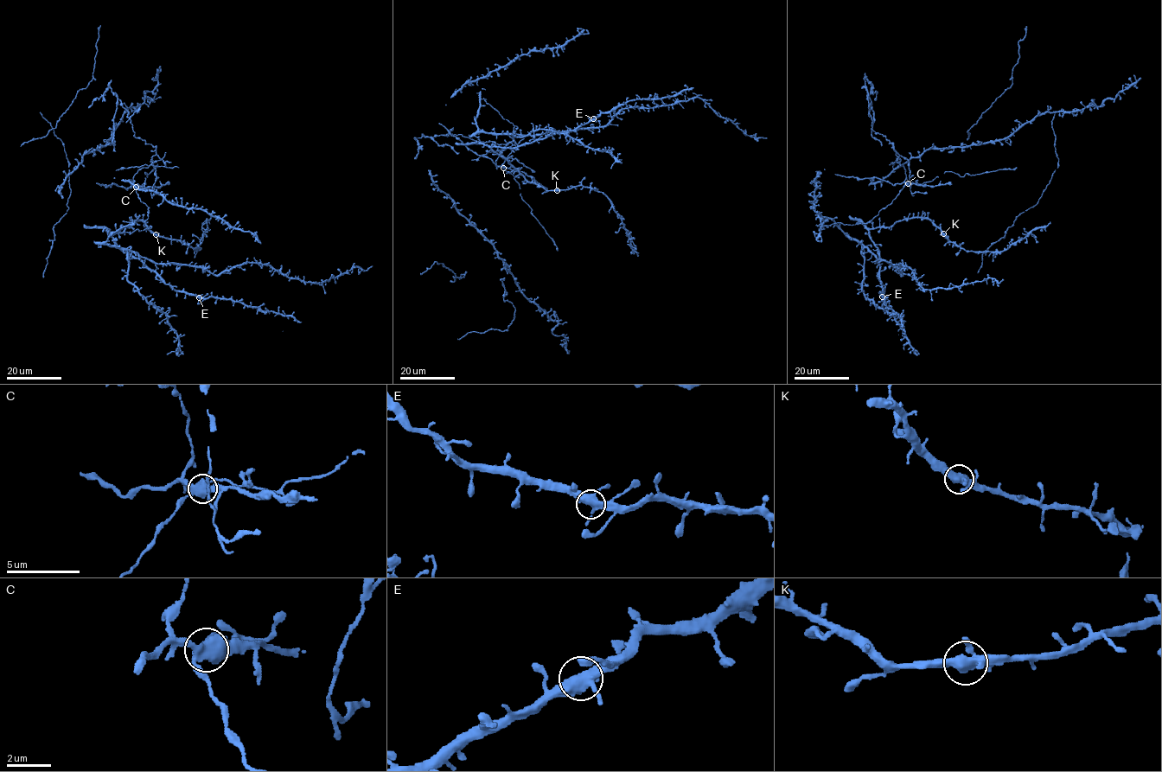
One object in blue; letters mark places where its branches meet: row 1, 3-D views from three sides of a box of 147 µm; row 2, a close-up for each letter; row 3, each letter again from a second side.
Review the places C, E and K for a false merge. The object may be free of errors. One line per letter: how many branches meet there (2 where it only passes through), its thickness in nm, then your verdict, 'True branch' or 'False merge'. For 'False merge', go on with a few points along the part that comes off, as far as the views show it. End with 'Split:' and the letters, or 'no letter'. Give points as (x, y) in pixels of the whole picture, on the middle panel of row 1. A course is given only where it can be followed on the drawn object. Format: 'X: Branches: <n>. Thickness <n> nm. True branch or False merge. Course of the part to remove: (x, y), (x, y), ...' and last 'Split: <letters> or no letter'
C: Branches: 4. Thickness 480 nm. False merge. Course of the part to remove: (503, 168), (494, 162), (506, 144), (462, 134), (430, 137), (459, 152)
E: Branches: 4. Thickness 420 nm. True branch
K: Branches: 4. Thickness 420 nm. True branch
Split: C

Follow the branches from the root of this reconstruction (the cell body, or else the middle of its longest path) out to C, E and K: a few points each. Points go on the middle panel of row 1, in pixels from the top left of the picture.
C: (515, 143), (506, 134), (479, 130), (475, 120), (481, 98), (513, 126), (515, 147), (503, 168)
E: (515, 143), (519, 146), (555, 133), (575, 130), (593, 118)
K: (515, 143), (515, 148), (491, 147), (506, 157), (528, 181), (534, 181), (546, 190), (557, 190)

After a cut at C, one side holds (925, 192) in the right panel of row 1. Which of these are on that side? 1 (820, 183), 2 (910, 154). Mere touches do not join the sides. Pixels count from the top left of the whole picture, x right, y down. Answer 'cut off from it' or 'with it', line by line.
1: cut off from it
2: cut off from it

